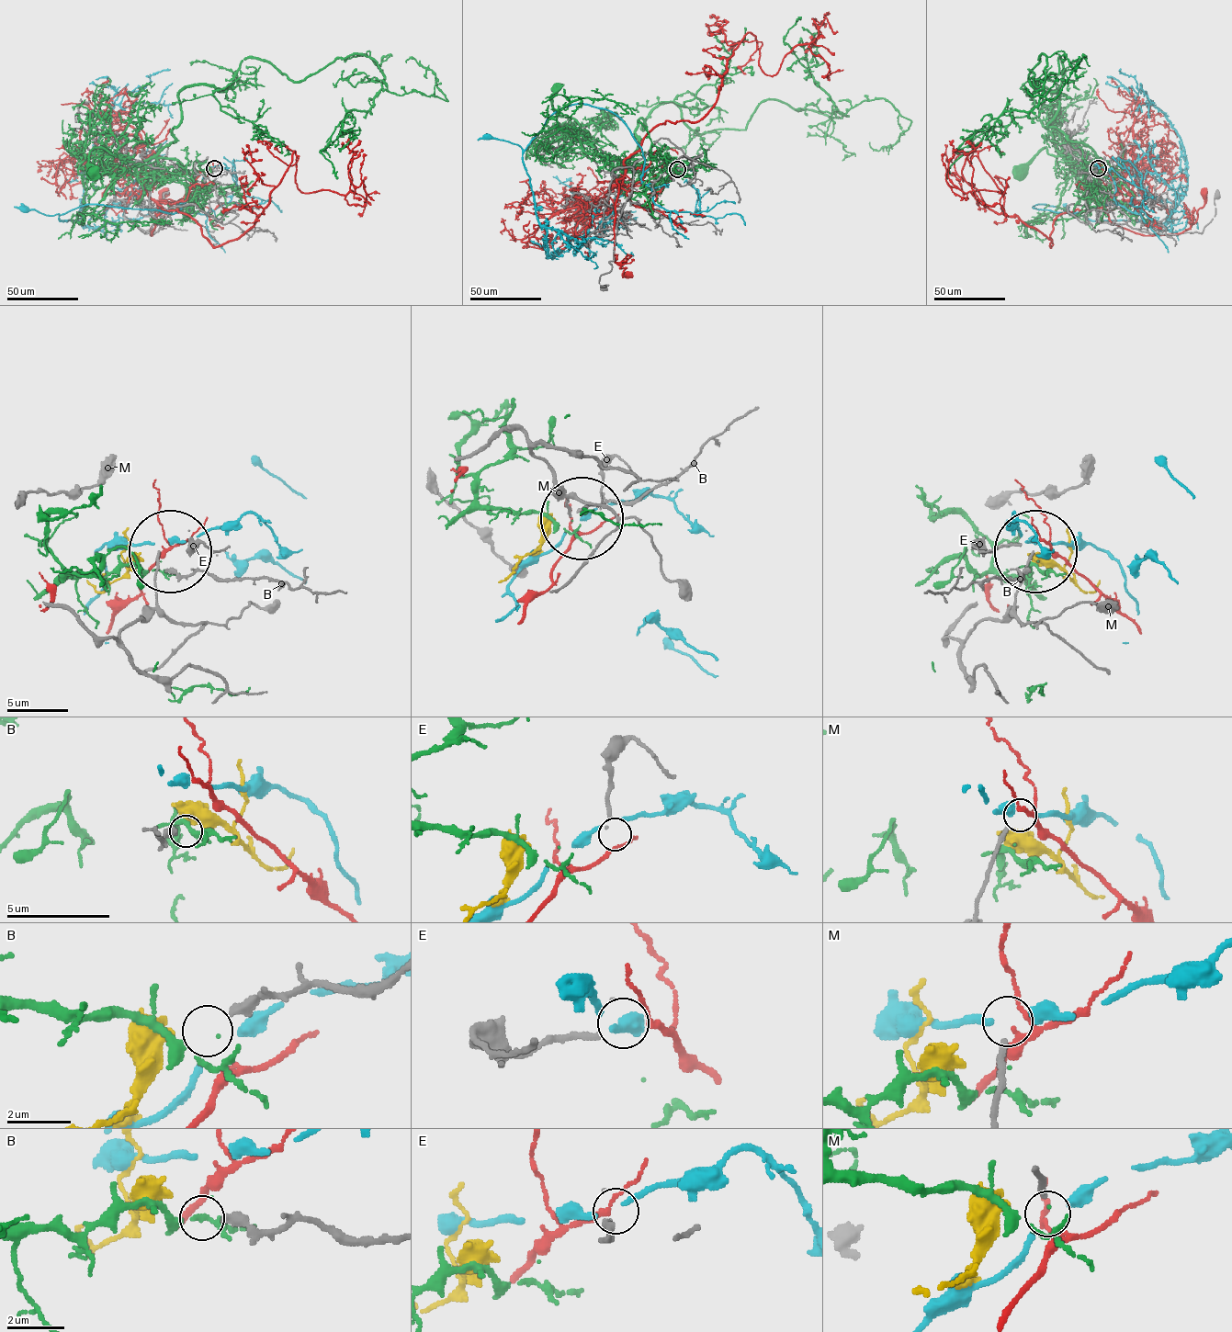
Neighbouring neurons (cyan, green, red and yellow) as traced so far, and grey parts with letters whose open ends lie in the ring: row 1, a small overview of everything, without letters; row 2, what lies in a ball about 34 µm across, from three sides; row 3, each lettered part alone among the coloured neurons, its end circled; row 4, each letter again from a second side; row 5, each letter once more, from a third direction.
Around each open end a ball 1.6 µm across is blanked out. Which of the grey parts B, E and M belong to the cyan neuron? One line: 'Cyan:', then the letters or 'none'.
Cyan: none

